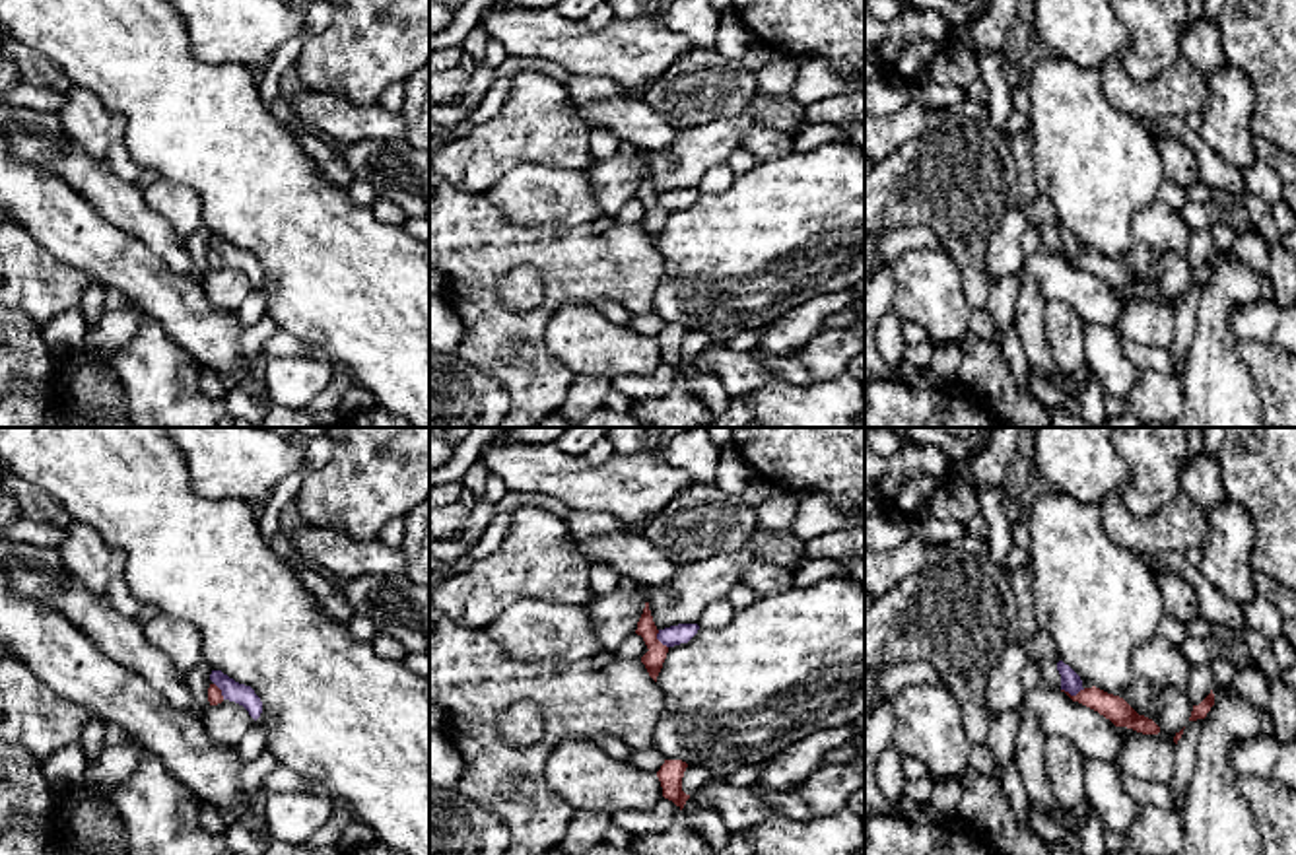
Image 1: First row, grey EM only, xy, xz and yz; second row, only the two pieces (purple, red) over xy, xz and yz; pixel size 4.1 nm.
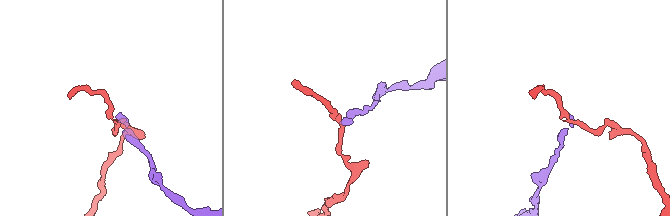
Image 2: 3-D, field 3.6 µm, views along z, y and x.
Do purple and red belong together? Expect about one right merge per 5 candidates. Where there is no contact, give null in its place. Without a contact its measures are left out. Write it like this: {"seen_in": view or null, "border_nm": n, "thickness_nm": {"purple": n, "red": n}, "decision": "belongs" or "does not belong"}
{"seen_in": "yz", "border_nm": 100, "thickness_nm": {"purple": 90, "red": 110}, "decision": "does not belong"}

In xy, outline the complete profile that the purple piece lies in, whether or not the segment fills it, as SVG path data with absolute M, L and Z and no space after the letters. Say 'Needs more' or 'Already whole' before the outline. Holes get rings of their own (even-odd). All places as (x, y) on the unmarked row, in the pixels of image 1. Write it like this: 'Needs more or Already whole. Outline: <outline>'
Already whole. Outline: M212 235L210 245L222 255L223 264L243 270L256 286L262 278L262 266L251 251L239 249L222 235Z

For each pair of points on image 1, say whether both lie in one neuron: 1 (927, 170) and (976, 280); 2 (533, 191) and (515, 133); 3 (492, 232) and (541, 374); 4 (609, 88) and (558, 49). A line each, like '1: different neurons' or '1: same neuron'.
1: same neuron
2: different neurons
3: same neuron
4: different neurons

